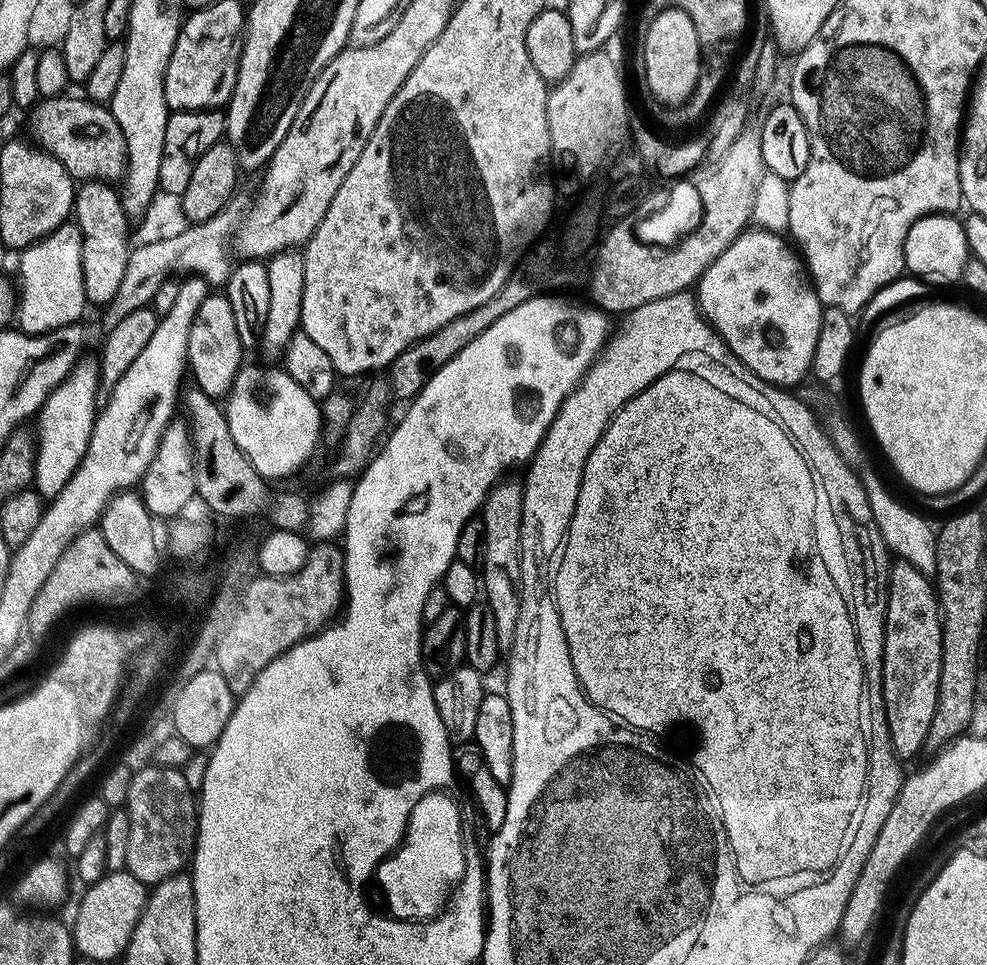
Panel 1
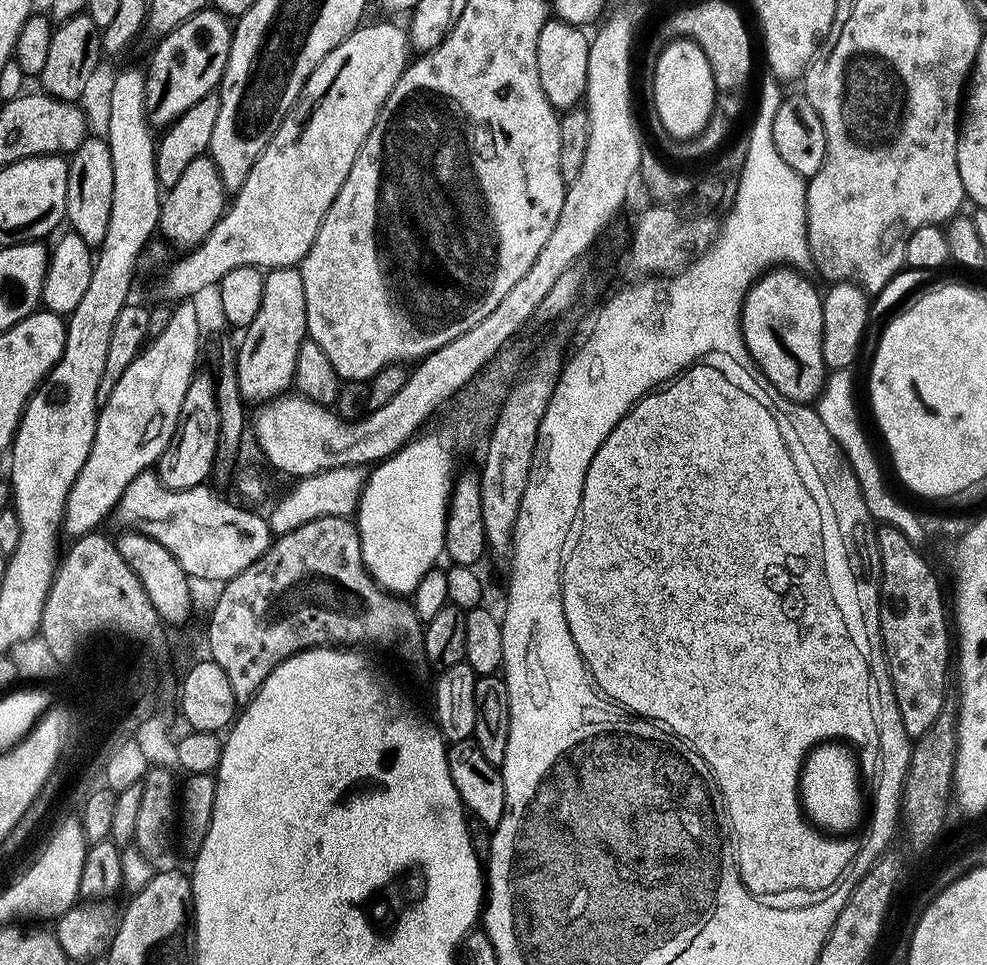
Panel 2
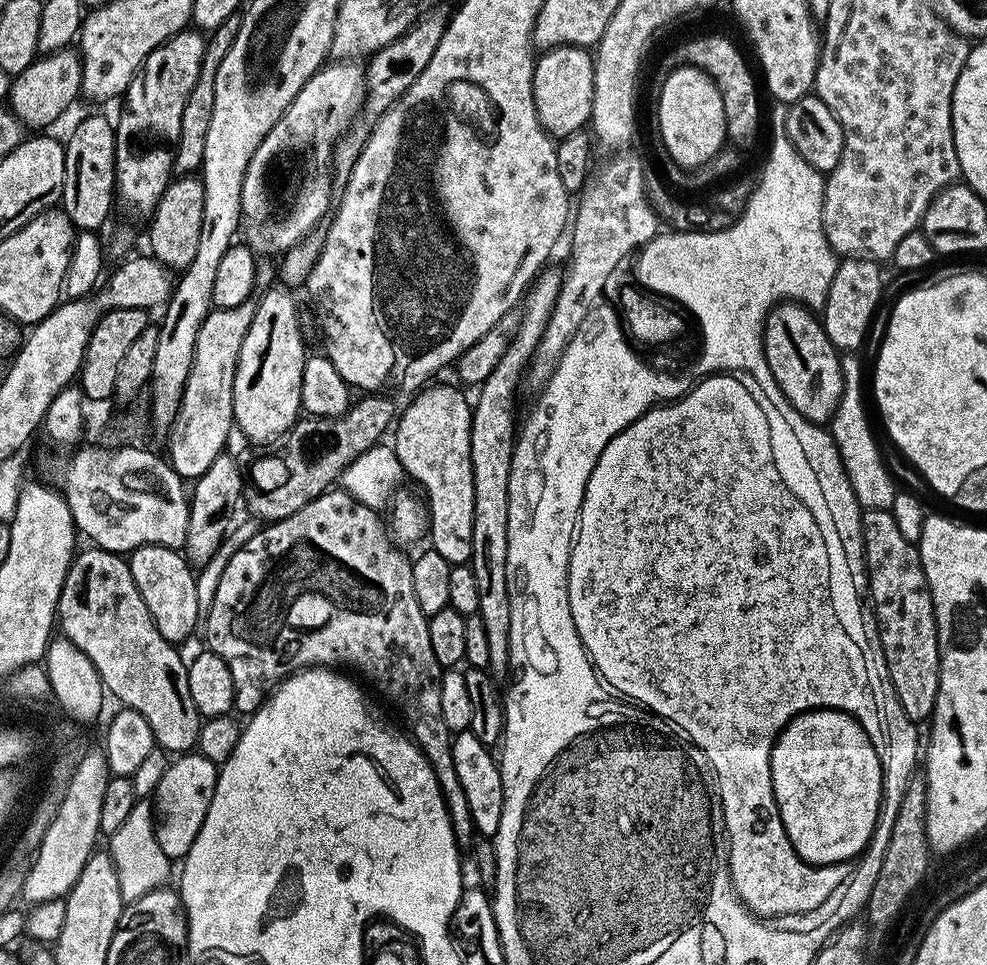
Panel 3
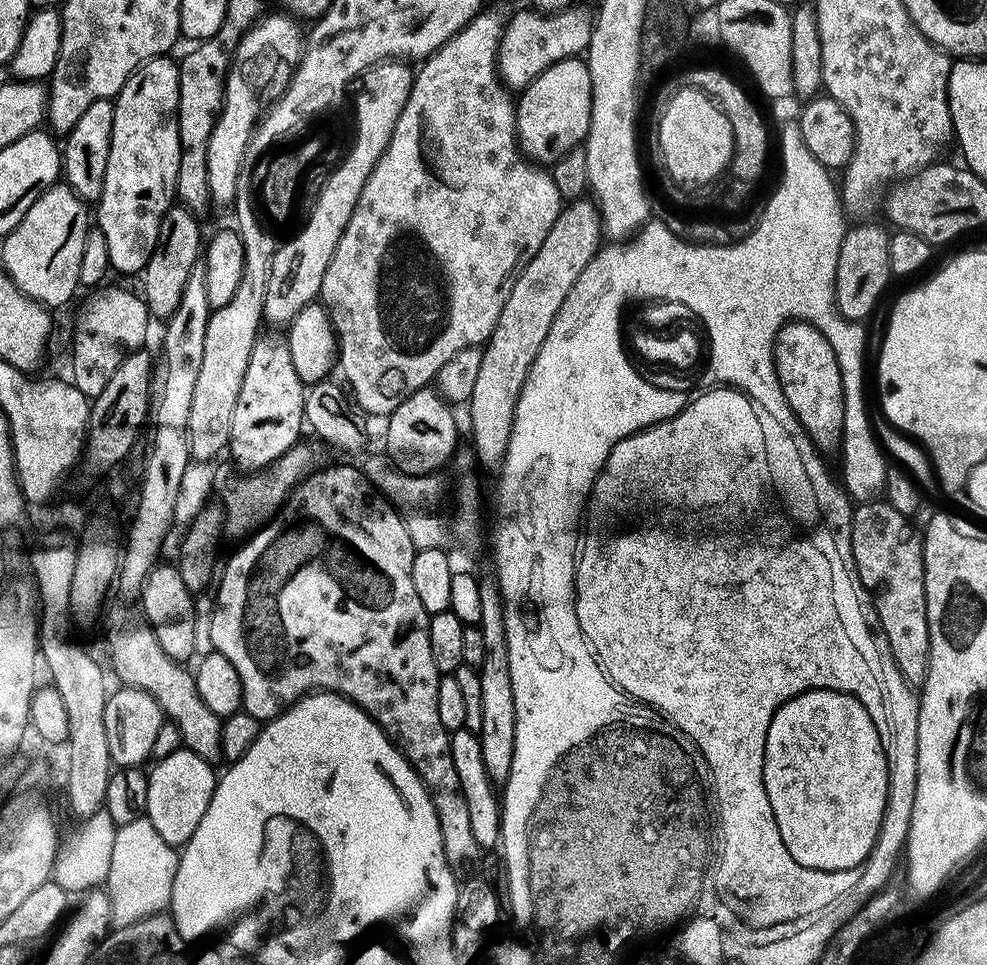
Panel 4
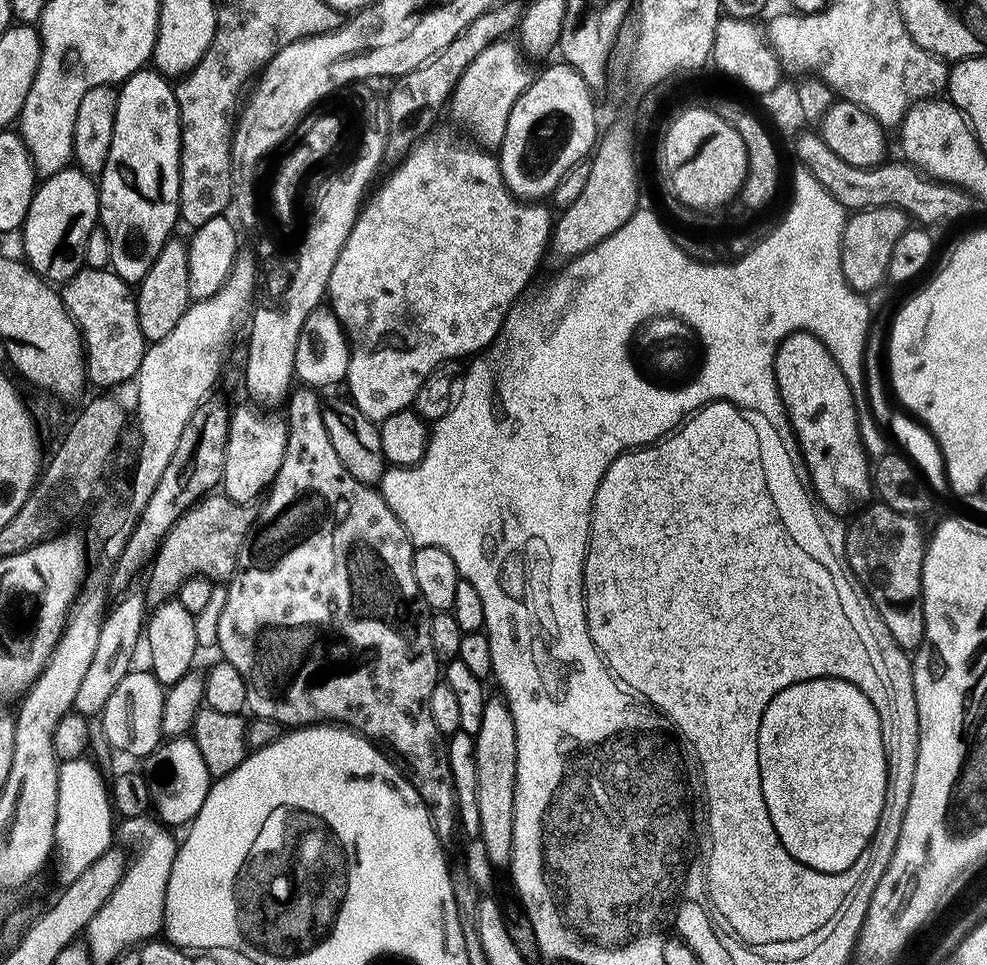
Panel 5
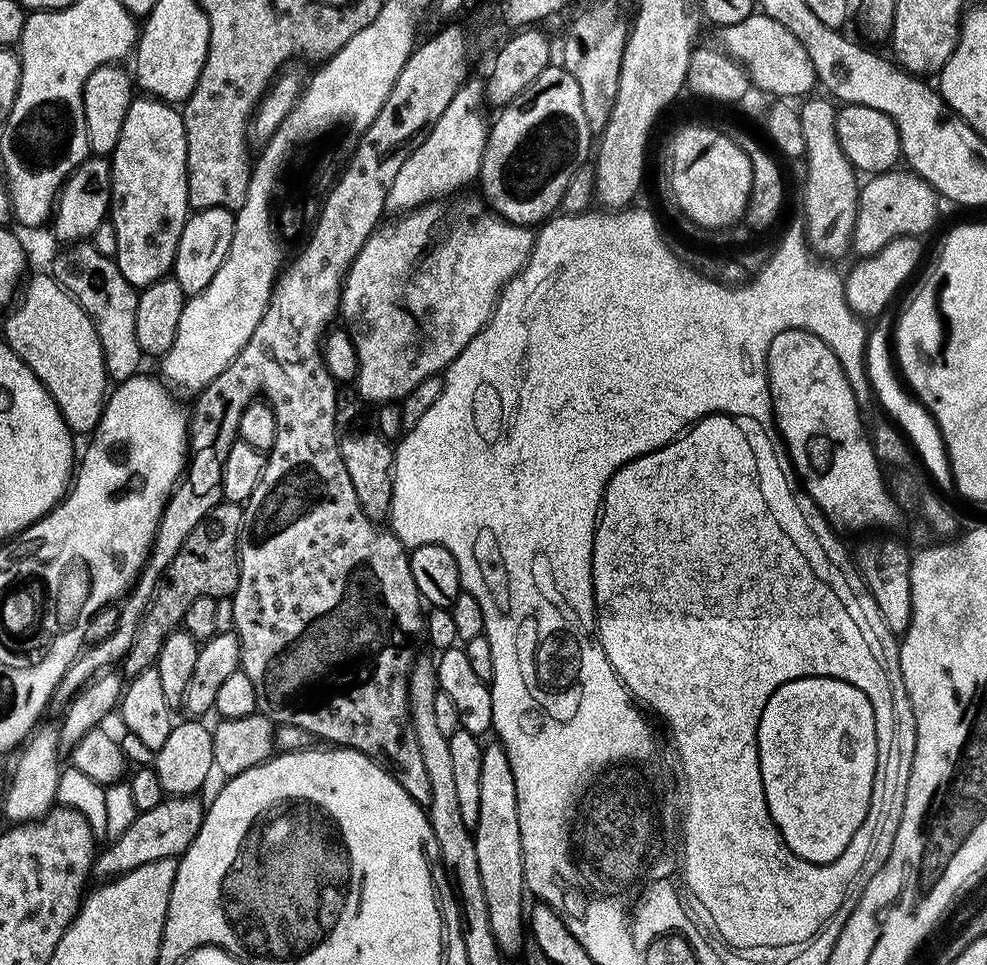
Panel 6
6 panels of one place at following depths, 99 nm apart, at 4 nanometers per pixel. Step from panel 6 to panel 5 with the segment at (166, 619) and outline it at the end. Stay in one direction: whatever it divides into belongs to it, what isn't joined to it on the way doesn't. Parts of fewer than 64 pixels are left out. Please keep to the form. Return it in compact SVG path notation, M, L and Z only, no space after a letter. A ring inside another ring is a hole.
M223 494L204 496L193 508L186 510L186 514L182 514L182 518L170 526L166 538L160 543L160 549L152 557L146 572L148 581L142 585L145 605L154 609L173 599L179 593L182 582L191 576L205 576L213 582L231 580L242 542L256 520L257 511L255 505L236 504Z

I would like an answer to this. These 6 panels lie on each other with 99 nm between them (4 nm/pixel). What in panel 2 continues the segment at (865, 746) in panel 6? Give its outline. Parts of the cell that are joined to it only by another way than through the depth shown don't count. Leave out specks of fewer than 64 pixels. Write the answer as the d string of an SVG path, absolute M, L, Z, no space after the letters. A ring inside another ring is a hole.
M829 742L820 744L808 753L808 757L804 762L804 768L800 773L800 804L806 817L821 831L842 836L861 825L864 809L862 810L862 792L859 789L860 784L859 763L853 751L843 743Z

